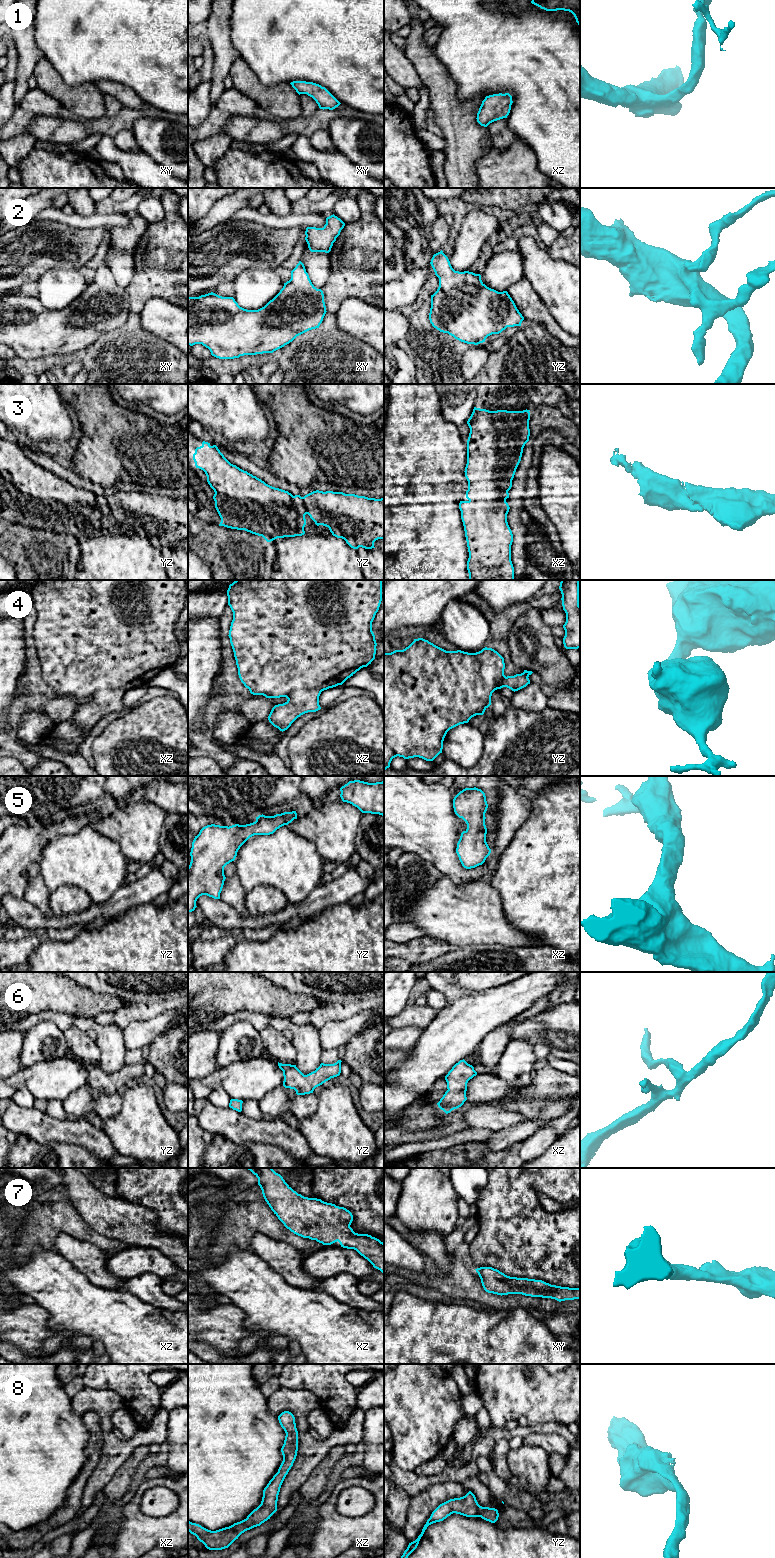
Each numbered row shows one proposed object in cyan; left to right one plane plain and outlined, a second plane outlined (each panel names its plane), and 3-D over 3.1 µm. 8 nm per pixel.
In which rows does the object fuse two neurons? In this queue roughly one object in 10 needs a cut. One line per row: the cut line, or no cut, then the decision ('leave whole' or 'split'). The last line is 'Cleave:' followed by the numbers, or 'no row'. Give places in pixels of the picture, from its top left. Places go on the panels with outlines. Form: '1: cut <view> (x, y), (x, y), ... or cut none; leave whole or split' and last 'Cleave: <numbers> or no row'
1: cut none; leave whole
2: cut none; leave whole
3: cut none; leave whole
4: cut none; leave whole
5: cut none; leave whole
6: cut none; leave whole
7: cut none; leave whole
8: cut none; leave whole
Cleave: no row

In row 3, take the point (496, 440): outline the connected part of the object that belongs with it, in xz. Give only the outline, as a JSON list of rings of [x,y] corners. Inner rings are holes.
[[[474,407],[467,421],[470,433],[464,472],[468,481],[468,500],[460,501],[459,509],[469,552],[469,580],[514,580],[511,561],[513,534],[507,522],[510,507],[506,499],[509,498],[508,491],[512,487],[523,448],[529,441],[529,411],[489,411]]]

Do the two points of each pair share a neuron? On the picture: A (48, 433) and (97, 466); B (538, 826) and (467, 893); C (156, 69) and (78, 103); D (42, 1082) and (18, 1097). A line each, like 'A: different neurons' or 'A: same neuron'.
A: different neurons
B: different neurons
C: different neurons
D: different neurons

